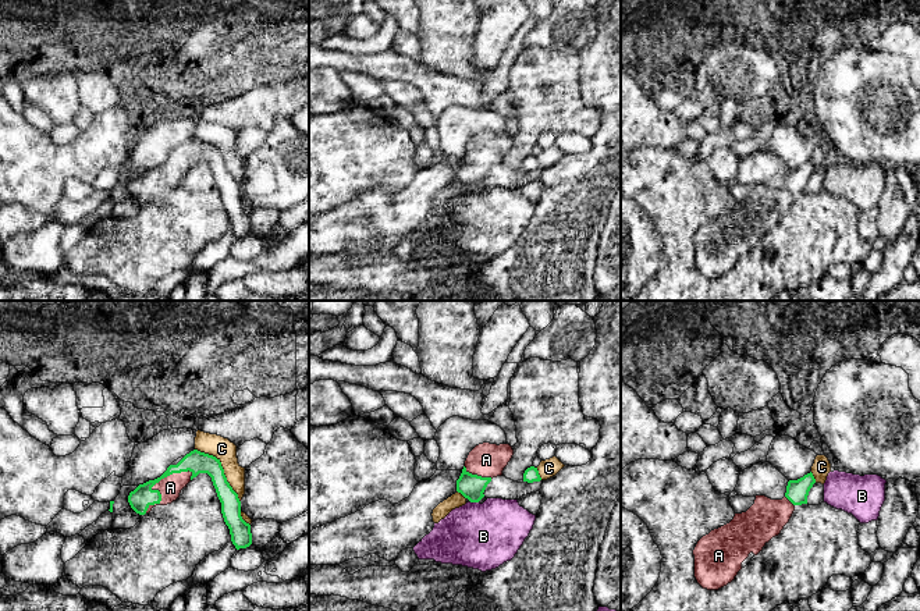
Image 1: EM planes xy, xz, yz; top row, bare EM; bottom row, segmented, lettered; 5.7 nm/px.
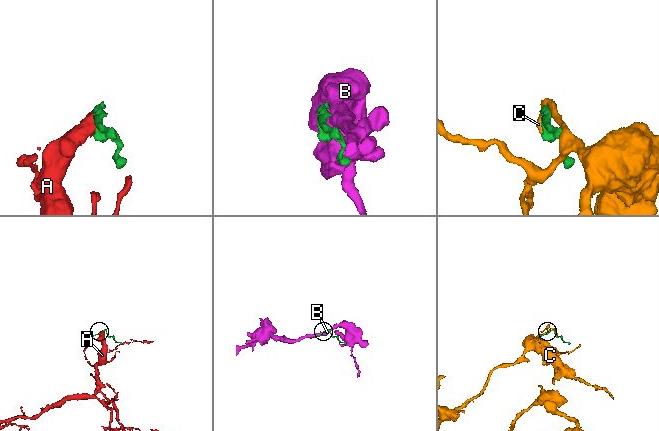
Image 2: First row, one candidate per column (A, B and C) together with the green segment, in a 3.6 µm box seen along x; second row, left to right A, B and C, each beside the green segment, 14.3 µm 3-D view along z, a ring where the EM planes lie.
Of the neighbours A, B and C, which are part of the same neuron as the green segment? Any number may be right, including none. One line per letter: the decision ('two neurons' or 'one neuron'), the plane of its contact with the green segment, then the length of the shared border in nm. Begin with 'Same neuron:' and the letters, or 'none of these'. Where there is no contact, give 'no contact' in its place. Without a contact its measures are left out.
Same neuron: A
A: one neuron; meets green in xy; contact 360 nm long
B: two neurons; meets green in xz; contact 60 nm long
C: two neurons; meets green in xy; contact 400 nm long

